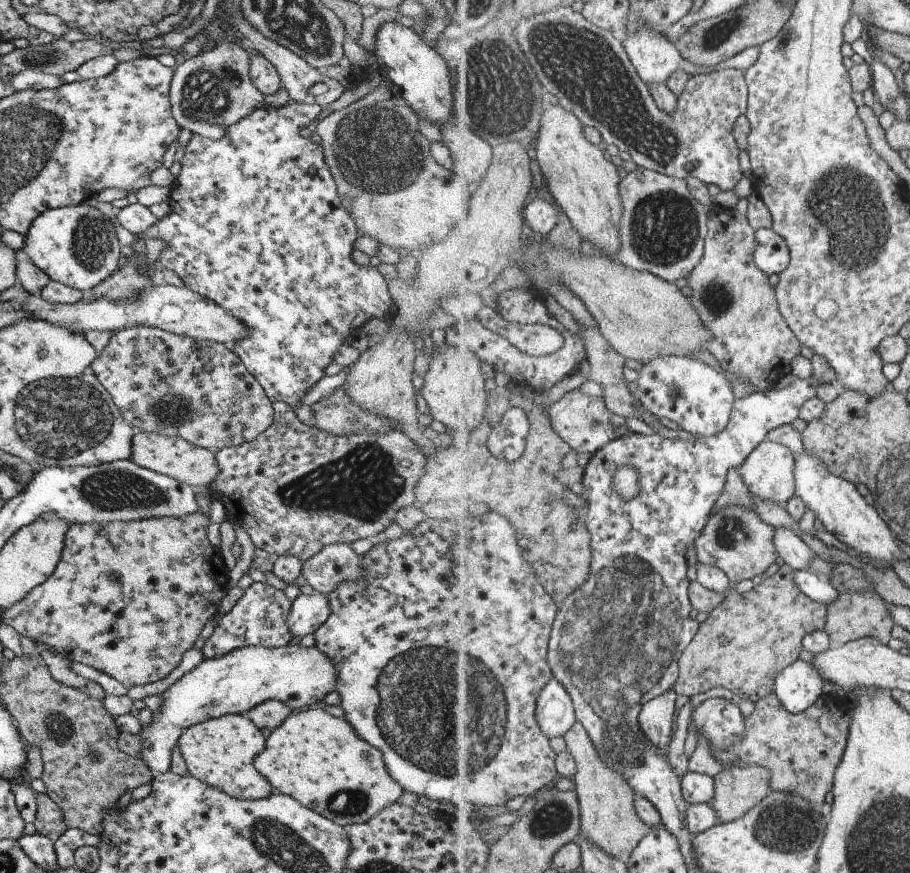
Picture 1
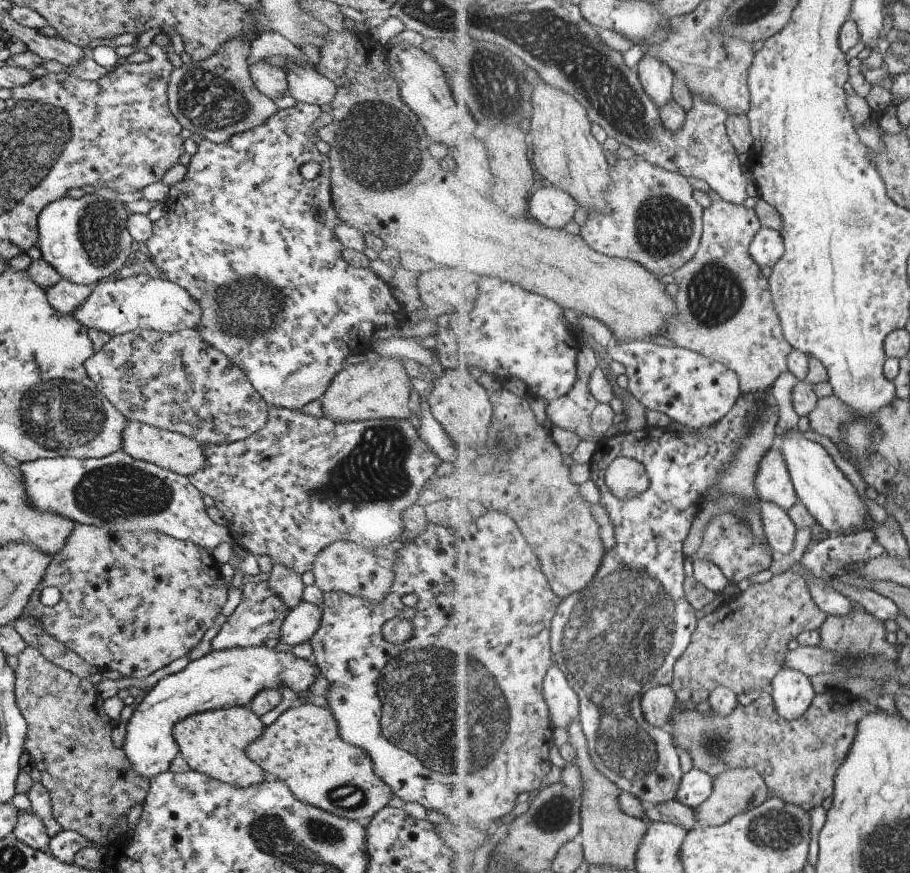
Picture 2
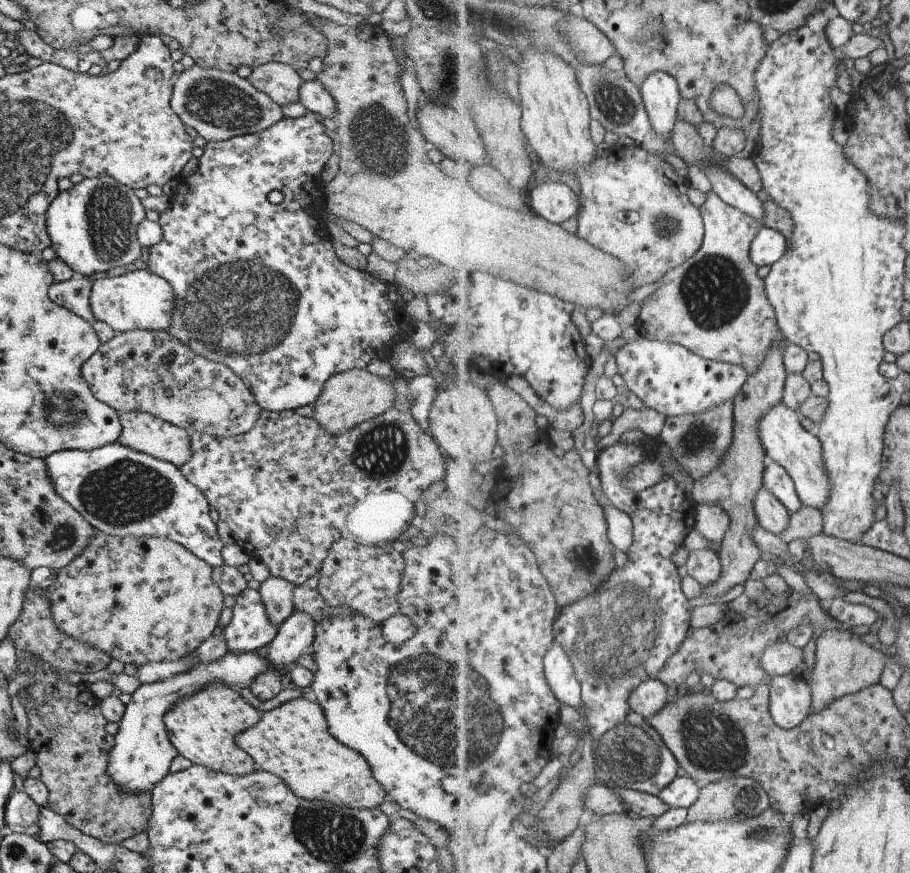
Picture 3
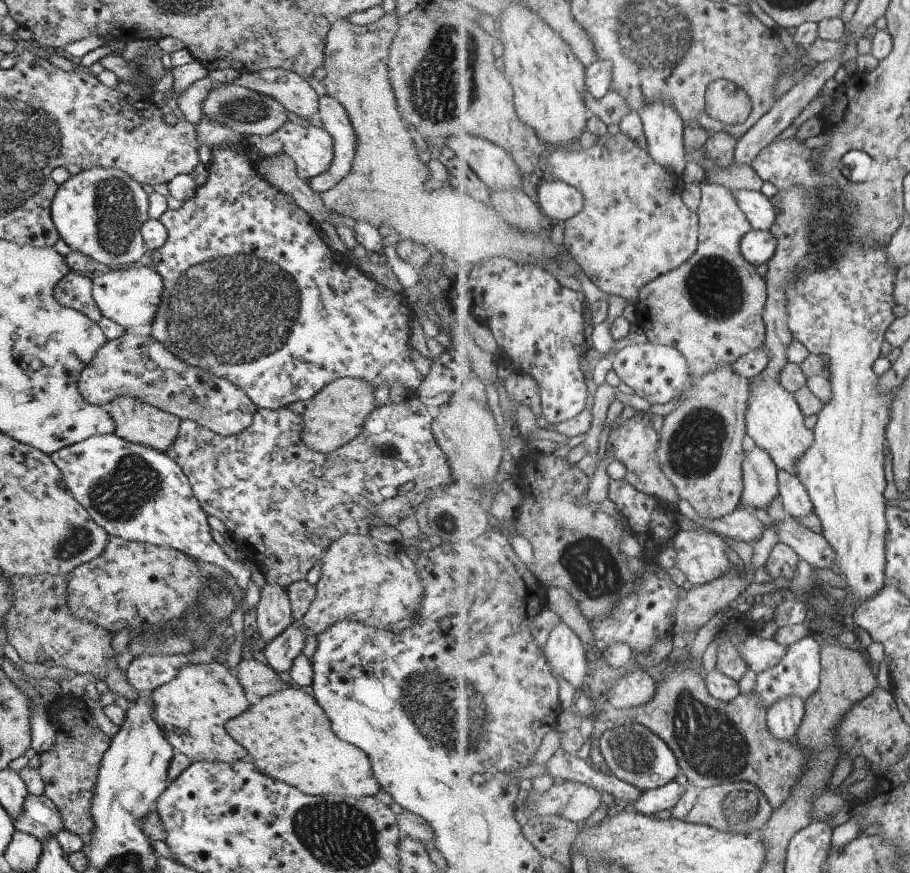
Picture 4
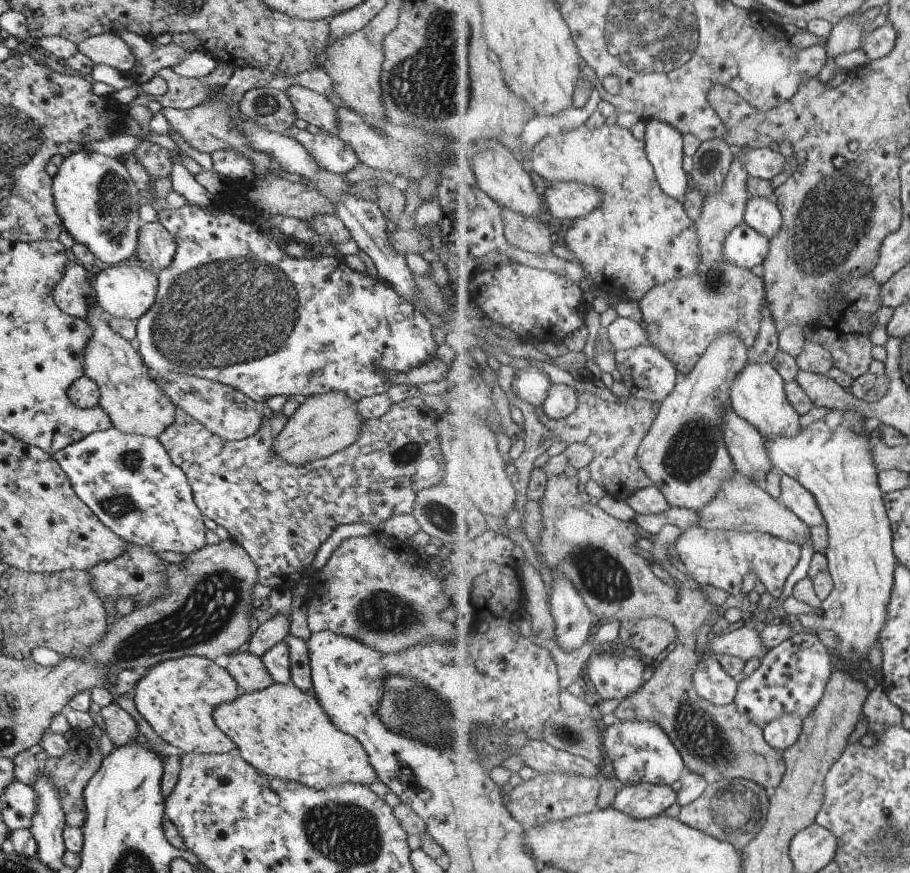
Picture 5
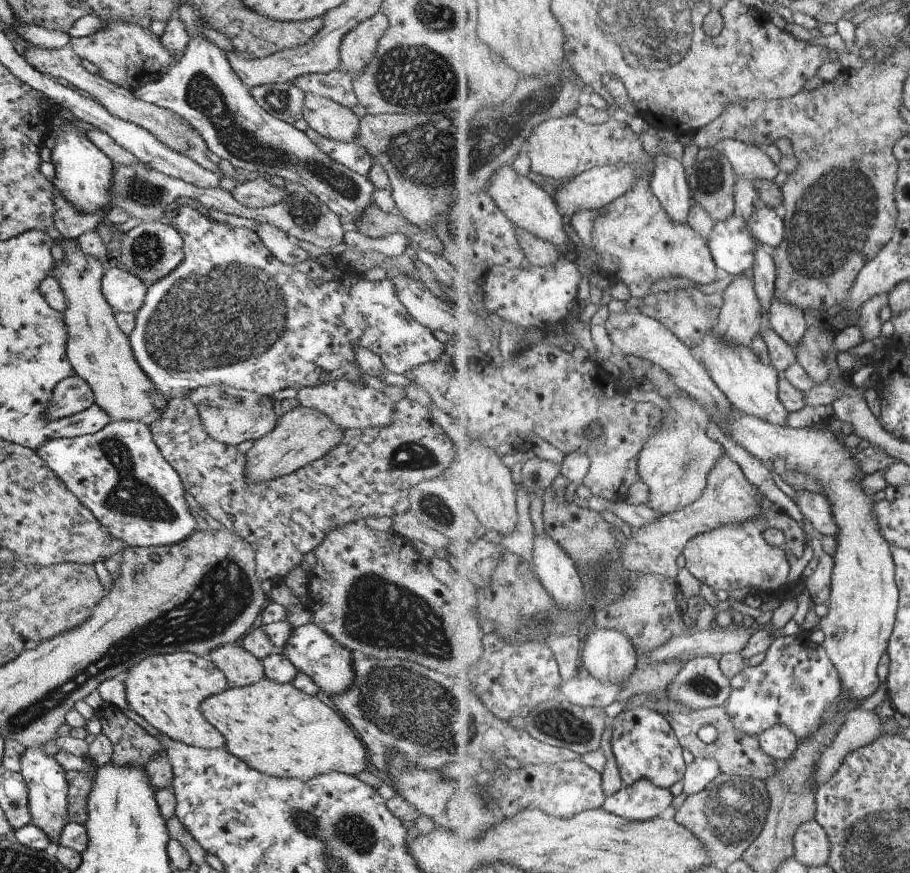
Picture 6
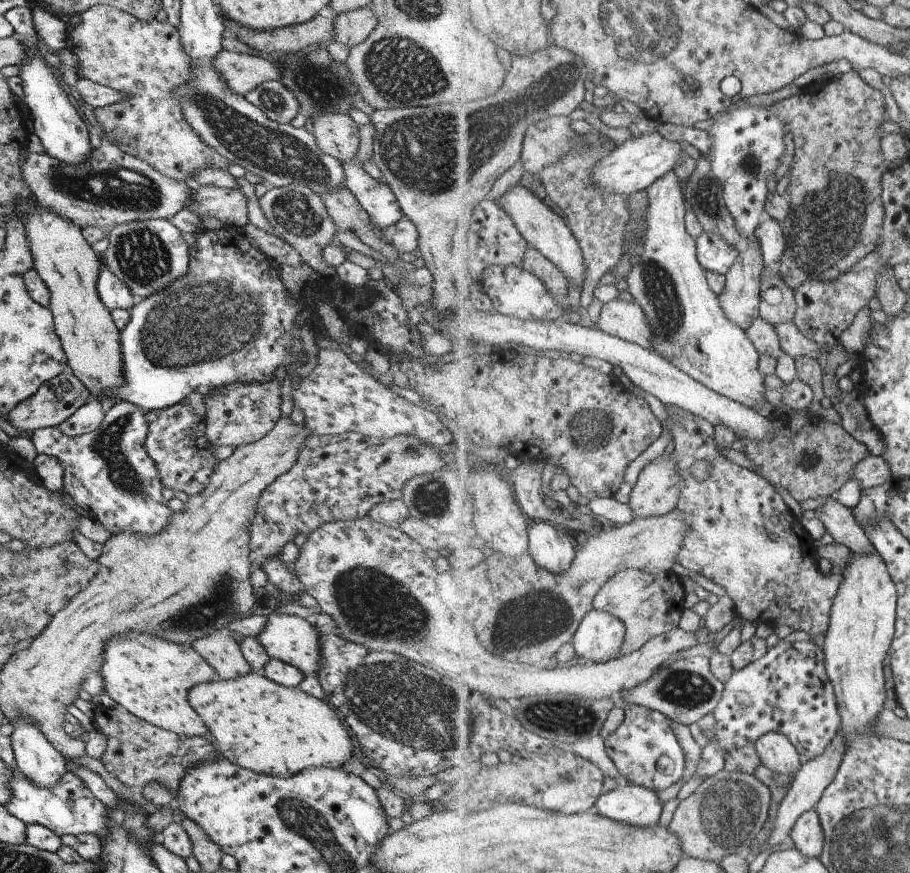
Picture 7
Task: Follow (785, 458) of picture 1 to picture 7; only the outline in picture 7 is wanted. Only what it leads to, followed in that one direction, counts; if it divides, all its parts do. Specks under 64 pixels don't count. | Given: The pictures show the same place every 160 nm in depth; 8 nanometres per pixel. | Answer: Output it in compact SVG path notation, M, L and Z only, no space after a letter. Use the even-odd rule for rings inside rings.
M832 497L815 509L815 516L822 521L827 533L835 542L848 546L853 553L875 551L874 544L856 519L851 508Z

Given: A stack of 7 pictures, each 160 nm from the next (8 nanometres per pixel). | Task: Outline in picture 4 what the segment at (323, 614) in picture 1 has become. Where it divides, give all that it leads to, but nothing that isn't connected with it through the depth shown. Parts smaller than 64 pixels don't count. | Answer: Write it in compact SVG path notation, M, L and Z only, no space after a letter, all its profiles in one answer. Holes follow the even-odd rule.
M293 622L289 623L289 626L281 634L261 646L267 665L276 673L288 672L294 658L301 654L306 633L302 627Z

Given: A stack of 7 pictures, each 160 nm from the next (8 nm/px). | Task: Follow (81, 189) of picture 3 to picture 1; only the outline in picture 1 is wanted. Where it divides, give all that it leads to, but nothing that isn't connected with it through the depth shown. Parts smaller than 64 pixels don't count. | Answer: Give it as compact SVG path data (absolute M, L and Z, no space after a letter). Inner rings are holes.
M80 203L41 212L23 236L18 256L29 258L50 281L82 291L93 289L119 267L119 247L111 219L106 219L97 208Z

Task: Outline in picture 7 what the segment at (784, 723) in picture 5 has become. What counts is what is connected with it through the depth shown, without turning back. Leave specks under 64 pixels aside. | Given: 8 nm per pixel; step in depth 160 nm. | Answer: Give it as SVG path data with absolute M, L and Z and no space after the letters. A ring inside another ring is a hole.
M767 733L755 744L762 764L775 774L780 785L793 784L797 772L803 765L800 751L783 733Z

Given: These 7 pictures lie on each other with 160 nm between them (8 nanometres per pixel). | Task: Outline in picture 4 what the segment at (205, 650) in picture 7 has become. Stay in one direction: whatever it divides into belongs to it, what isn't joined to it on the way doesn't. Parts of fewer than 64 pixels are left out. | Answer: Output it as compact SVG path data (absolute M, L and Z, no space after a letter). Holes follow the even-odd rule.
M244 656L237 666L235 678L244 692L253 692L261 698L287 687L281 681L281 675L269 665L266 666L250 656Z

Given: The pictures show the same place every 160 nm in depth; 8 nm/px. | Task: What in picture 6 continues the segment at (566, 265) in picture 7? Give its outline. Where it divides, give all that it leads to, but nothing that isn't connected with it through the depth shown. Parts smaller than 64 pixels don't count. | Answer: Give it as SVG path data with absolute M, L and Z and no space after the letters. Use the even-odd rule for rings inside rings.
M511 164L503 165L491 177L487 192L493 197L497 206L514 222L515 226L524 228L541 238L552 242L555 246L567 244L567 234L563 230L563 212L556 199L547 194L527 178L516 174Z

